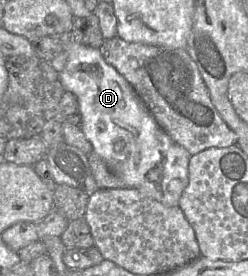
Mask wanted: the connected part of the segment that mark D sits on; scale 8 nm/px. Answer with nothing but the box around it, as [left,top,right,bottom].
[59,33,191,207]

